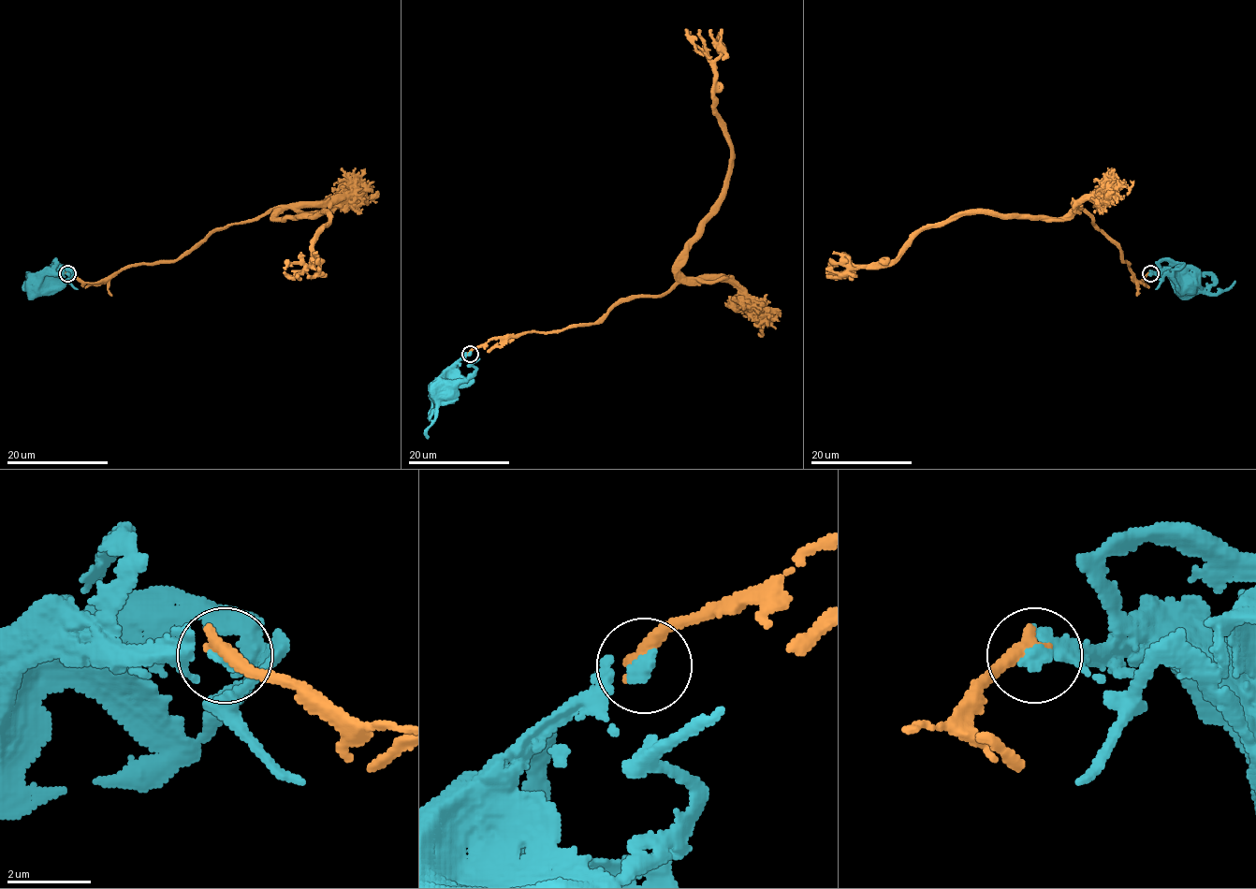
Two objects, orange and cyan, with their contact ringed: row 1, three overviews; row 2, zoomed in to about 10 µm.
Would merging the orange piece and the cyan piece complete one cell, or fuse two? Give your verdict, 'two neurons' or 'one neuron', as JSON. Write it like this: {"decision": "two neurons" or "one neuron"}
{"decision": "one neuron"}

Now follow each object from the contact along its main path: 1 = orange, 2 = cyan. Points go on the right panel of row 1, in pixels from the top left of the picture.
1: (1150, 273), (1135, 283), (1079, 209), (953, 216), (927, 225), (895, 259), (825, 272)
2: (1150, 273), (1176, 273), (1184, 284)

